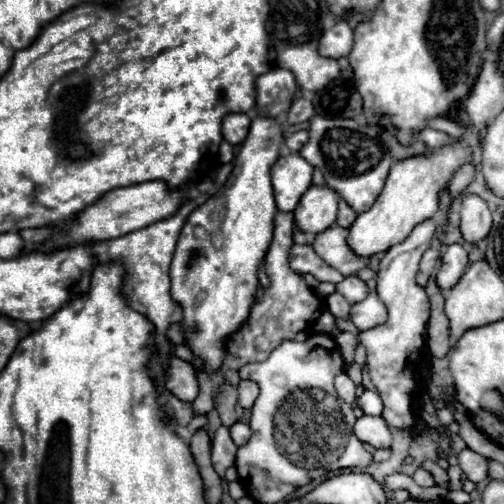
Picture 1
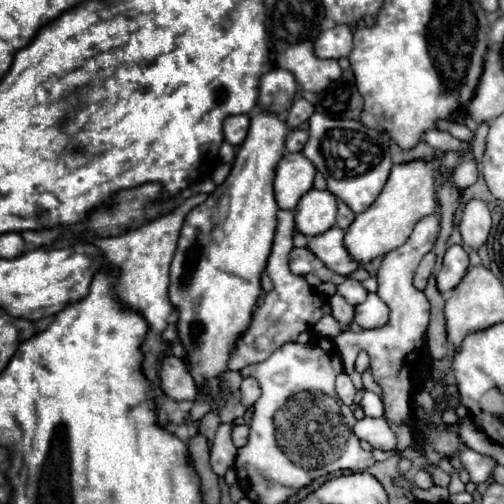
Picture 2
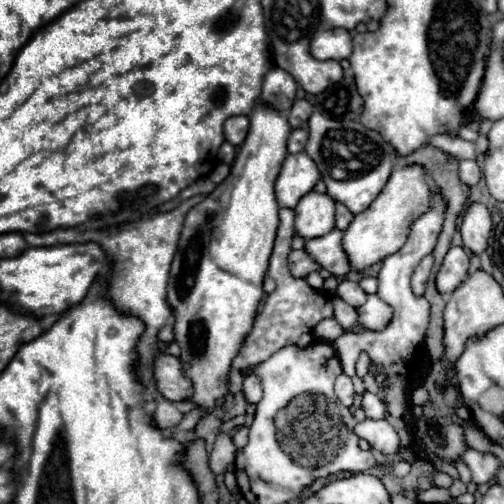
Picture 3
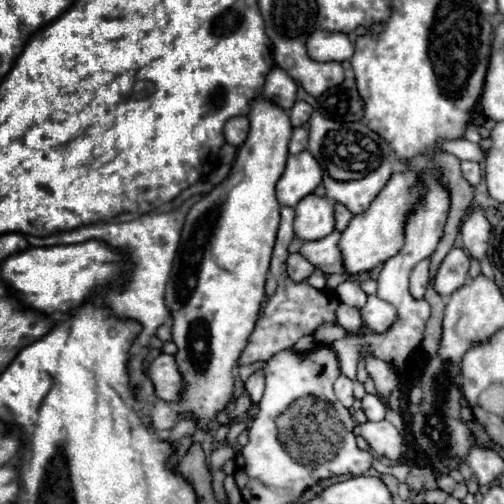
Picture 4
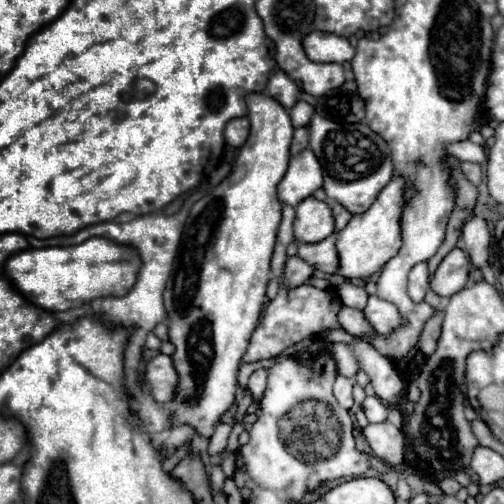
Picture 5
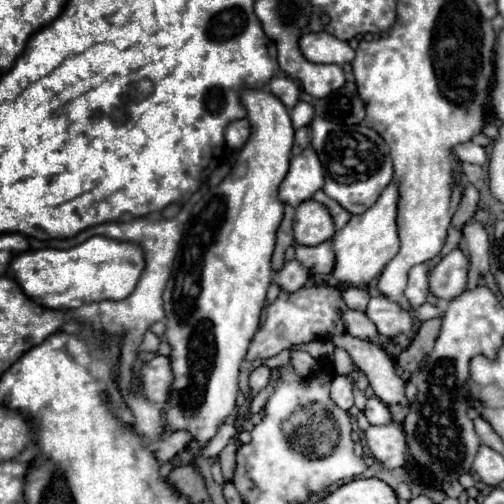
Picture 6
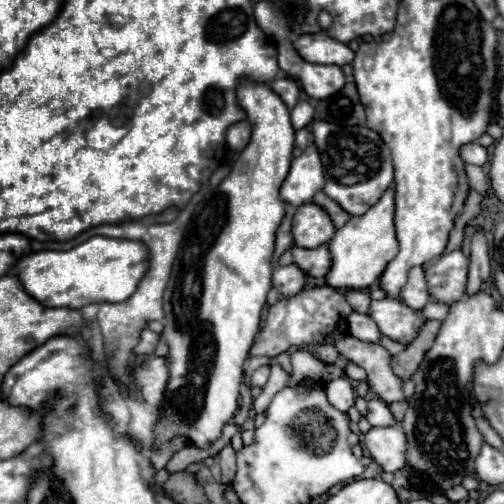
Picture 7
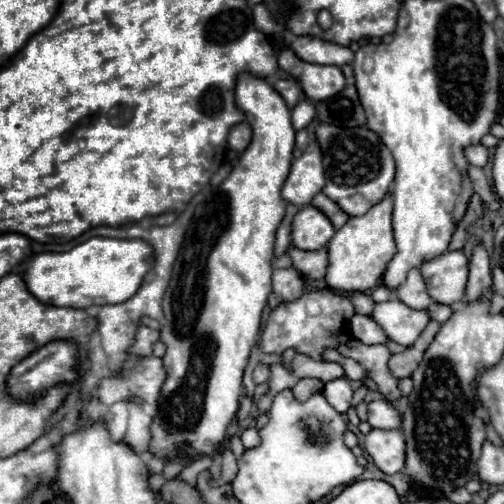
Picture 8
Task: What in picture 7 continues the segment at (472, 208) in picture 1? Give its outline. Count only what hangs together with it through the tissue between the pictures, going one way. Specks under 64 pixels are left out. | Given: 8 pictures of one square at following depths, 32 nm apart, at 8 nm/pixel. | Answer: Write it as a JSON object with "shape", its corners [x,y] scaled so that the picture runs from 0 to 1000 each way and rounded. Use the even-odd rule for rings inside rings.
{"shape":[[[937,456],[933,464],[933,540],[929,540],[929,583],[940,583],[972,556],[972,516],[968,480],[960,460]]]}

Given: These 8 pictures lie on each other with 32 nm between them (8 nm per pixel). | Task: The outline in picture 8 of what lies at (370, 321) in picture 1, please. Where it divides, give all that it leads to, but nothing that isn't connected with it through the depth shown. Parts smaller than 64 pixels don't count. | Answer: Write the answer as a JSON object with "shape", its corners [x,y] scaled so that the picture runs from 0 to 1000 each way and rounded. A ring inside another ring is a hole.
{"shape":[[[774,591],[766,599],[746,599],[738,631],[750,639],[750,647],[762,655],[762,663],[774,675],[798,687],[817,687],[821,675],[841,655],[841,647],[853,639],[845,615],[817,615],[786,591]]]}

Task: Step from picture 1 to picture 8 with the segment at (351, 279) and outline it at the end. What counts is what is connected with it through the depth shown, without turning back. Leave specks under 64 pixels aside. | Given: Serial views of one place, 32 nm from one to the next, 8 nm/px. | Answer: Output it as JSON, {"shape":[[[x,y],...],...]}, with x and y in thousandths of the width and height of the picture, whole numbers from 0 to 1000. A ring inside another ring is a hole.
{"shape":[[[702,579],[702,583],[694,587],[694,595],[698,595],[702,615],[706,615],[710,623],[722,623],[722,627],[734,627],[734,623],[738,623],[742,595],[738,595],[738,587],[734,587],[730,579]]]}

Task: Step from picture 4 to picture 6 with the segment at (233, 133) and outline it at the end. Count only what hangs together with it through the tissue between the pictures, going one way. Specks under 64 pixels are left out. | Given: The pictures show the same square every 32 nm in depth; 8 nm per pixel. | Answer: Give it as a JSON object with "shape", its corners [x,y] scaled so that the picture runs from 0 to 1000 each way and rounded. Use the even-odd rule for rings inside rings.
{"shape":[[[488,234],[464,238],[460,246],[452,246],[444,270],[448,270],[448,286],[452,286],[460,298],[476,298],[476,294],[488,286],[492,270],[496,270],[496,242],[492,242]]]}

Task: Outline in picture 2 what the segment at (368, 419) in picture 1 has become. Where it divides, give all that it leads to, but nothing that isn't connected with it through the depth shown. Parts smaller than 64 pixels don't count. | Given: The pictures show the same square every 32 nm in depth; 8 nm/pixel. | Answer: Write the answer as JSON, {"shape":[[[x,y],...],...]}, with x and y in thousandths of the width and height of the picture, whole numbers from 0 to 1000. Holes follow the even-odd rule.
{"shape":[[[722,825],[718,833],[706,837],[702,861],[750,893],[782,893],[786,885],[786,865],[762,829]]]}

